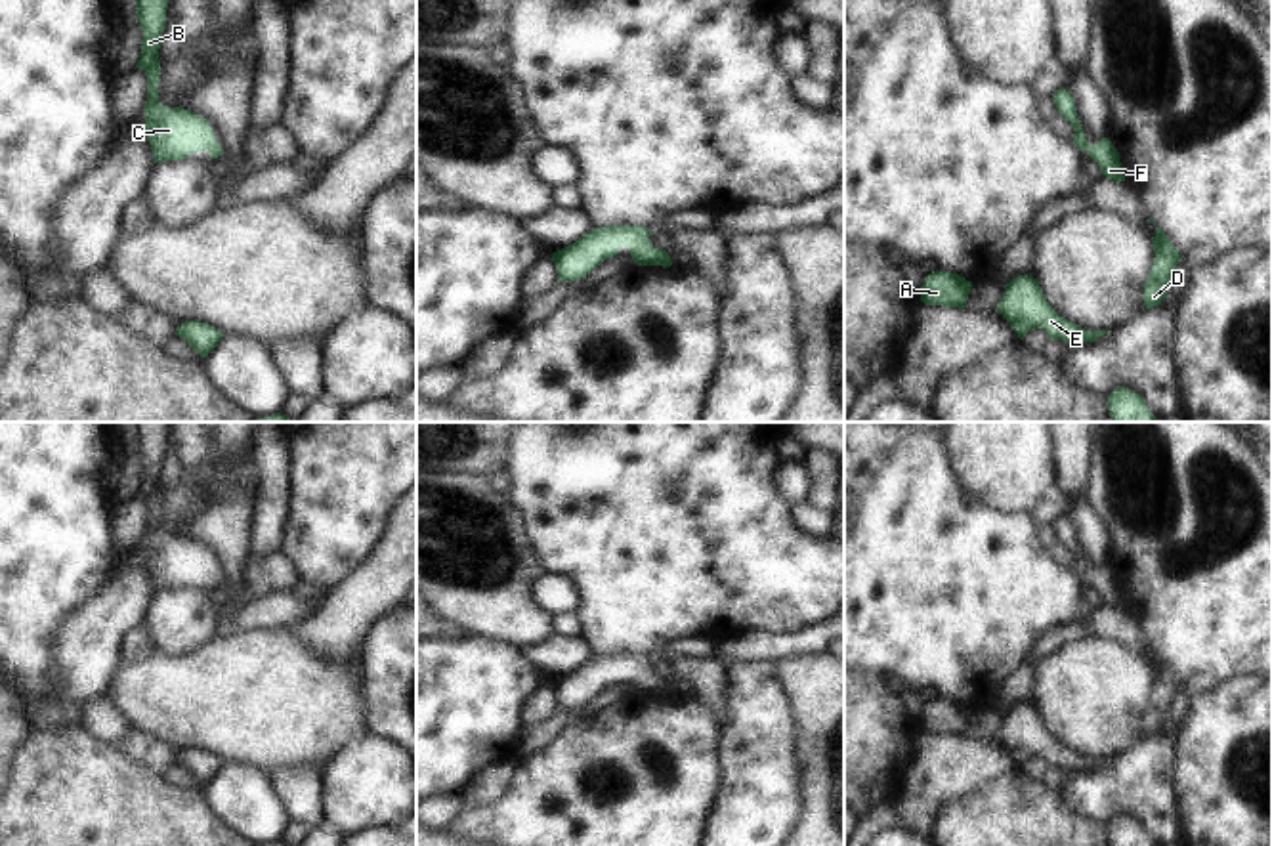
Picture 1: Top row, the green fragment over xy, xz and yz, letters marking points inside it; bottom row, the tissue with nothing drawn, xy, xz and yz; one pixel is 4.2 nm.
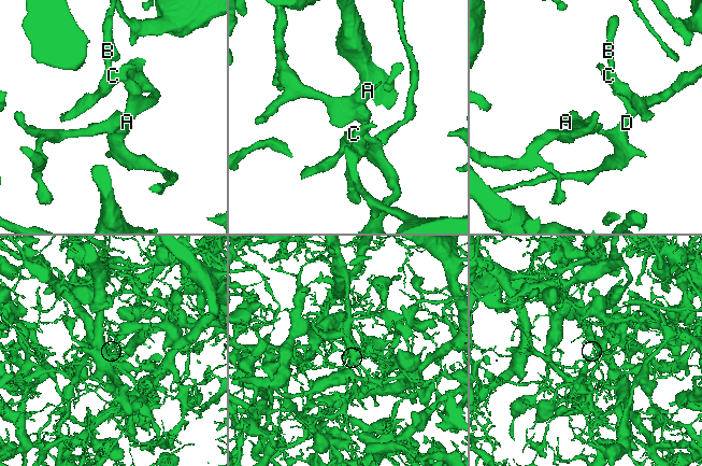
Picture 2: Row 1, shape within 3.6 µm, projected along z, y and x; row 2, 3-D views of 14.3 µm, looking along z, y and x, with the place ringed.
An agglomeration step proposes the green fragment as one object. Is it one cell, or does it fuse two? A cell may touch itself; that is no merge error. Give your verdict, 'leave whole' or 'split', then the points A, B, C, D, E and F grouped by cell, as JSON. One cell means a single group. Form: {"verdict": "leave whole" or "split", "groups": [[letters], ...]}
{"verdict": "leave whole", "groups": [["A", "B", "C", "D", "E", "F"]]}

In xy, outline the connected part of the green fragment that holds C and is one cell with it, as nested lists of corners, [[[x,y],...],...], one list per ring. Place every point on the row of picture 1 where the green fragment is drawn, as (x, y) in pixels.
[[[136,0],[136,13],[143,31],[139,69],[147,74],[147,101],[143,105],[145,136],[151,145],[155,164],[164,160],[183,160],[193,153],[206,151],[218,159],[223,149],[218,145],[212,126],[202,116],[181,107],[164,107],[159,101],[162,31],[166,25],[168,0]]]

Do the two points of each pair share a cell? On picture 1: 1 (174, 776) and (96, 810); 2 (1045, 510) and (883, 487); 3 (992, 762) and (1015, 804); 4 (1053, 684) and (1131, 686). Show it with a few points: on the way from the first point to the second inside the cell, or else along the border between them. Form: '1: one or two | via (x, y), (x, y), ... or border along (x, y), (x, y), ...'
1: two | border along (161, 774), (174, 785), (199, 791)
2: two | border along (1060, 499), (1045, 499), (1036, 508), (1038, 526)
3: two | border along (1018, 766), (961, 799)
4: one | via (1072, 686), (1112, 686)

